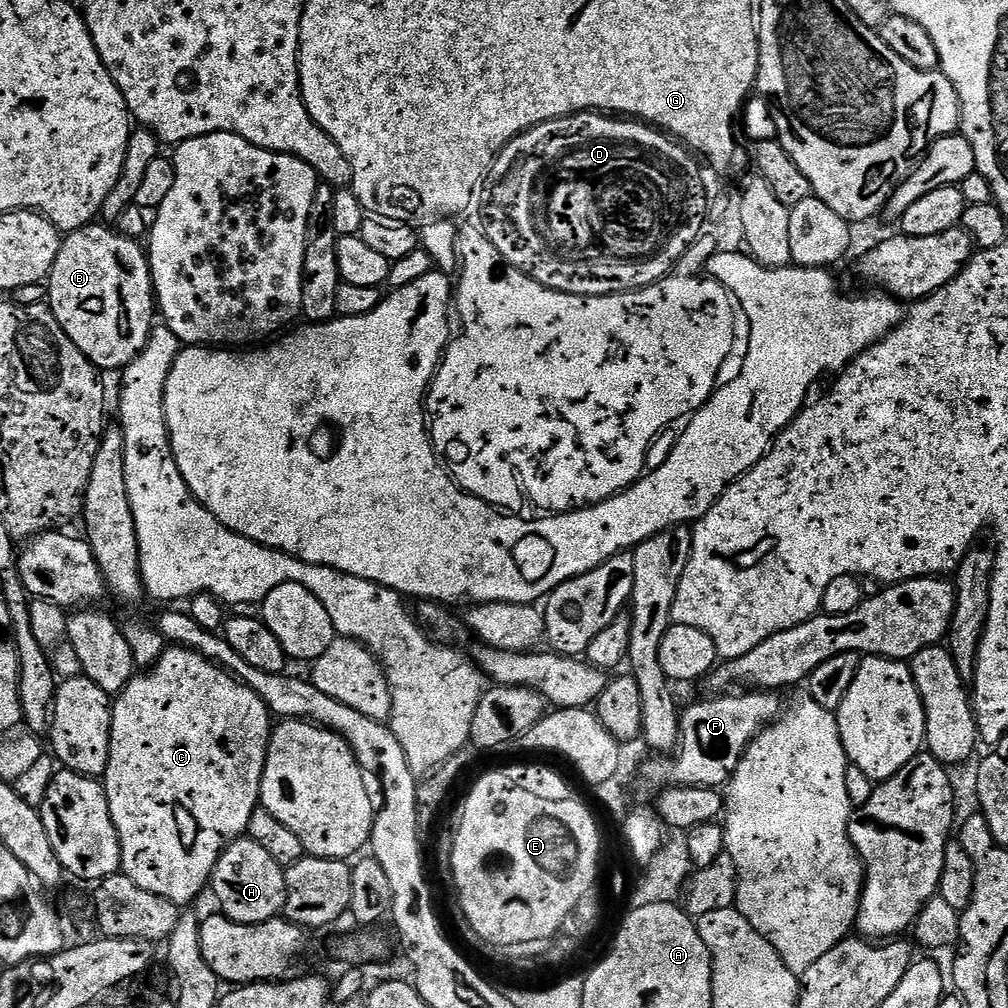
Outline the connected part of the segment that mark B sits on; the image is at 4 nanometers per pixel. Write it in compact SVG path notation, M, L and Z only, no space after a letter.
M100 222L67 233L46 281L46 303L60 329L95 368L124 369L146 346L154 327L147 251L139 239L123 236L115 227Z

